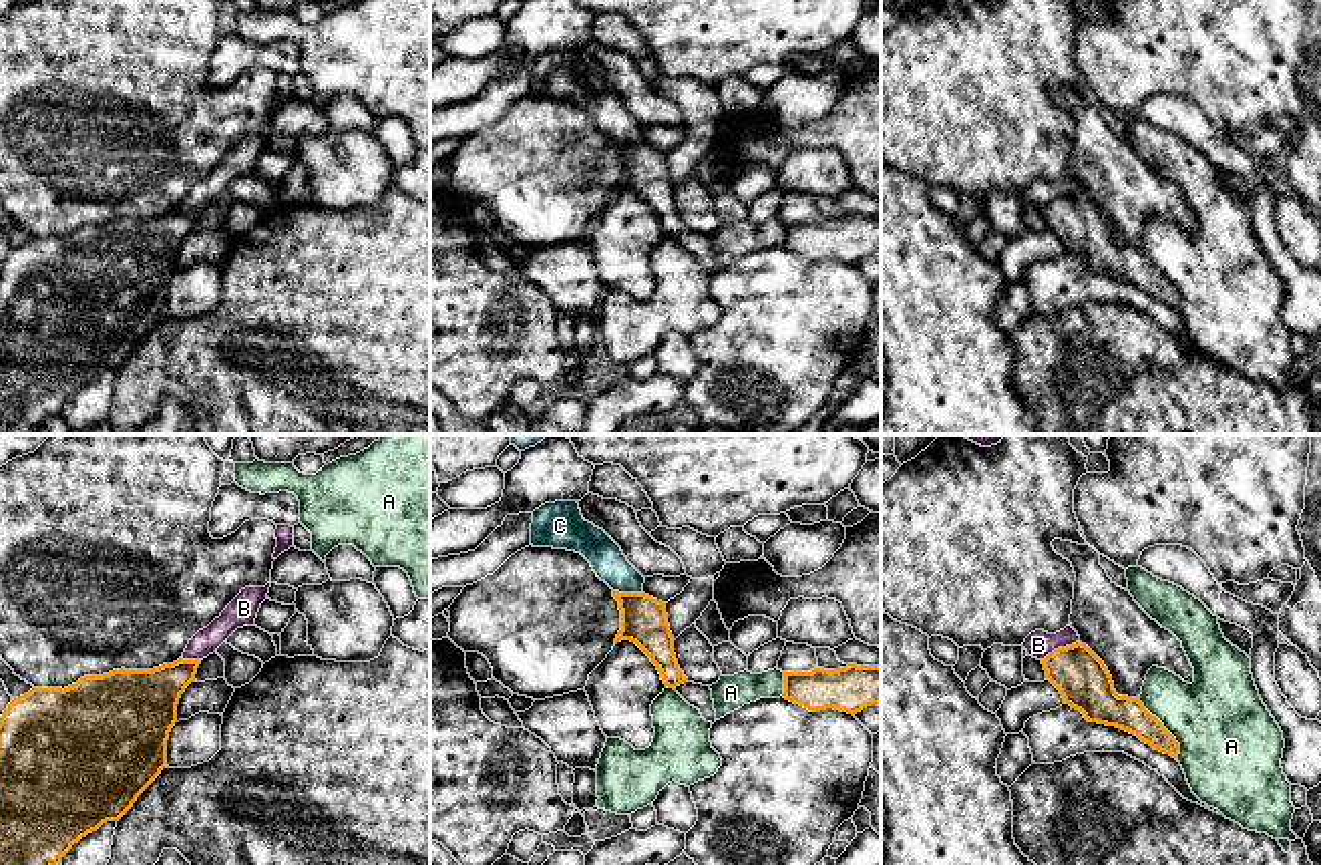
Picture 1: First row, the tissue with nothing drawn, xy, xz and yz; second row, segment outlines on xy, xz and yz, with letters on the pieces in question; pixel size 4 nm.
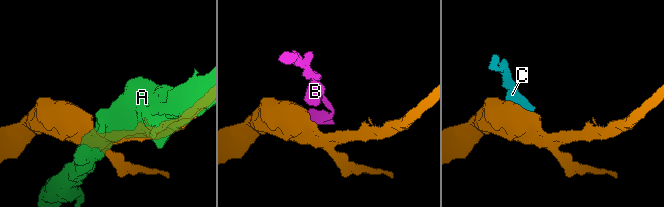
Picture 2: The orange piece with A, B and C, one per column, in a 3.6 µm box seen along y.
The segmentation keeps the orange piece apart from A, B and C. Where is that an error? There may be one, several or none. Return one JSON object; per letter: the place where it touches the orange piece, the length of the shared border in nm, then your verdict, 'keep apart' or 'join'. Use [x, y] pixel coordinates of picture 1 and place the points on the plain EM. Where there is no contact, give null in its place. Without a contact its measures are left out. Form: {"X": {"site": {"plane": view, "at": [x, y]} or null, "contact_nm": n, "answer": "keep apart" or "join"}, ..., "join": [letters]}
{"A": {"site": {"plane": "yz", "at": [1165, 278]}, "contact_nm": 300, "answer": "keep apart"}, "B": {"site": {"plane": "yz", "at": [1060, 198]}, "contact_nm": 170, "answer": "keep apart"}, "C": {"site": {"plane": "xz", "at": [628, 143]}, "contact_nm": 120, "answer": "keep apart"}, "join": []}

